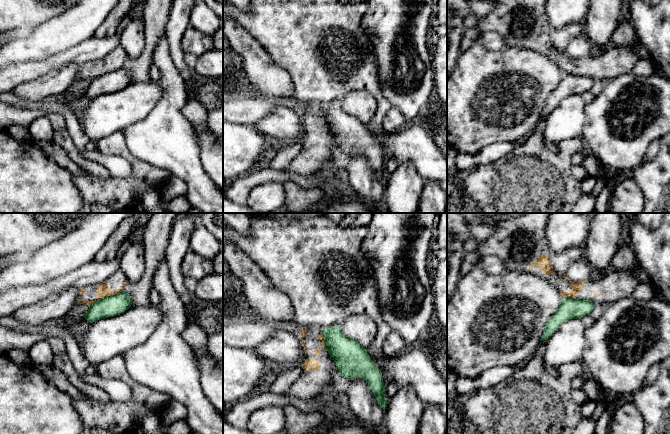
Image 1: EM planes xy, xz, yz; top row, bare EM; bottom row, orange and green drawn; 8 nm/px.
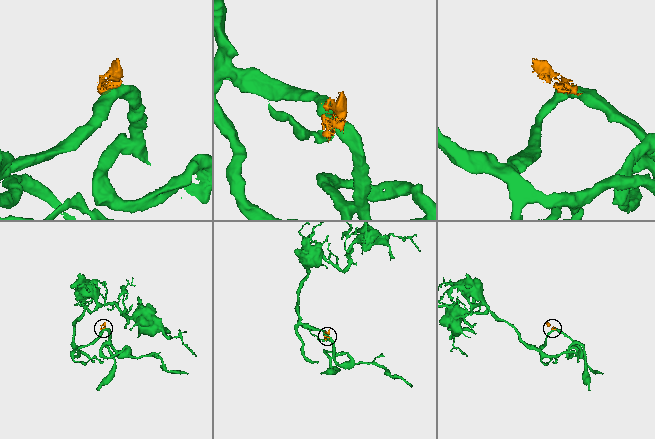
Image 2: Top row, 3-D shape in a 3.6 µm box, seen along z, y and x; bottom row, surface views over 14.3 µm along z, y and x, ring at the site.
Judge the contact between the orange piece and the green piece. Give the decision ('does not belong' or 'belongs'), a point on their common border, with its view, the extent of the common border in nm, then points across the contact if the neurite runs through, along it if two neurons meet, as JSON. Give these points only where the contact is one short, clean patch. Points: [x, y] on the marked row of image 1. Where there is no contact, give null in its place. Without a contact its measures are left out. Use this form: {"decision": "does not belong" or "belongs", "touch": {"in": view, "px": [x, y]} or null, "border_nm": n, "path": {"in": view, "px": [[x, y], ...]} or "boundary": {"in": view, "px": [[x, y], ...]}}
{"decision": "does not belong", "touch": {"in": "xy", "px": [105, 297]}, "border_nm": 320, "boundary": {"in": "xy", "px": [[123, 290], [88, 305]]}}

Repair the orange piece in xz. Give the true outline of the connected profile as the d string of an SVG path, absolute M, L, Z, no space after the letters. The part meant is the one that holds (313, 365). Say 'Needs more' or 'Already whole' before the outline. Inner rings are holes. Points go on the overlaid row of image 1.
Needs more. M309 328L301 332L305 349L305 362L298 380L283 394L311 400L321 394L324 387L334 384L338 367L329 355L322 329Z

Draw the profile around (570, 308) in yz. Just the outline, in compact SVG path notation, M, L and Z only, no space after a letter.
M563 297L562 304L556 313L548 320L544 333L540 341L546 341L551 335L566 321L571 319L581 319L586 315L590 315L595 304L588 300L572 299Z

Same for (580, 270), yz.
M583 255L577 261L573 262L566 271L565 276L572 282L588 281L590 280L591 268L586 257Z

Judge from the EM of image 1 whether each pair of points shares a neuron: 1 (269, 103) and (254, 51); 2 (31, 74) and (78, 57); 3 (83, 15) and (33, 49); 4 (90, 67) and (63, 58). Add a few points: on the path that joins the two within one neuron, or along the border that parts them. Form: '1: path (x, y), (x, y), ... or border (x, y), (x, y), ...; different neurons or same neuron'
1: border (258, 93), (275, 99); different neurons
2: path (43, 66), (66, 57); same neuron
3: path (71, 27), (45, 41); same neuron
4: border (85, 62), (80, 66); different neurons

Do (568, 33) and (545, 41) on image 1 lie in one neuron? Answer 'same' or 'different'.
different

